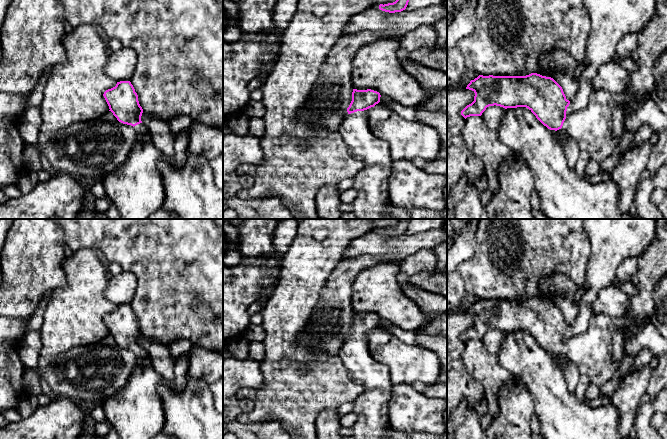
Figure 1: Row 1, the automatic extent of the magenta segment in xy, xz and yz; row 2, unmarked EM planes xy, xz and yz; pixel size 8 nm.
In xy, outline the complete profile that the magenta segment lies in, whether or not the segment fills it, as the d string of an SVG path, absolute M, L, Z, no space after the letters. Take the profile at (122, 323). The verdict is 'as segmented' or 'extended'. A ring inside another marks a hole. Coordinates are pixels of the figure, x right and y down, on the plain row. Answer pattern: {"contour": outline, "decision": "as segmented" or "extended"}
{"contour": "M130 305L117 306L116 310L106 314L103 320L109 330L109 335L119 346L133 350L139 358L148 356L142 348L143 333Z", "decision": "extended"}

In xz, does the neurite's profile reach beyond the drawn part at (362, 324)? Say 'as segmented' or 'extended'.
extended

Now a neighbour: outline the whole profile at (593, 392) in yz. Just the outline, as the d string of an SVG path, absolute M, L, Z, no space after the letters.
M591 382L587 391L586 391L586 396L585 397L588 400L596 400L600 395L601 395L600 386Z

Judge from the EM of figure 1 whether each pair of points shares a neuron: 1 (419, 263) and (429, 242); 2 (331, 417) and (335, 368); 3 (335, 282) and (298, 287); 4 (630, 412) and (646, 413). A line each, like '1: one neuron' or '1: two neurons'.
1: two neurons
2: two neurons
3: two neurons
4: two neurons

